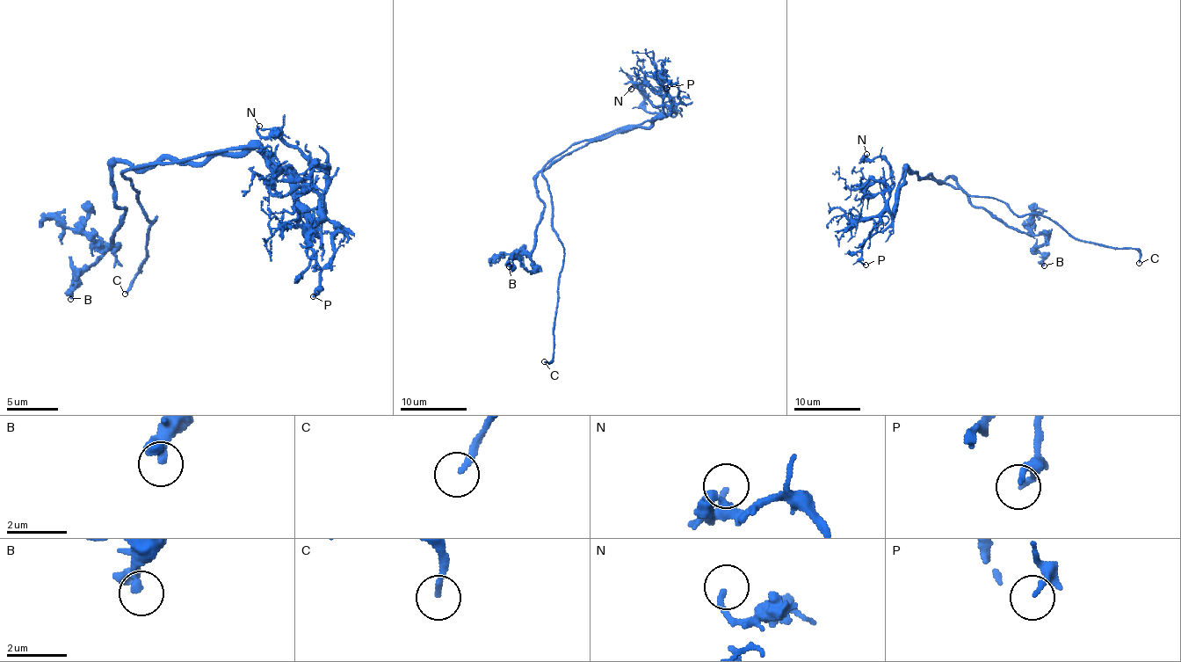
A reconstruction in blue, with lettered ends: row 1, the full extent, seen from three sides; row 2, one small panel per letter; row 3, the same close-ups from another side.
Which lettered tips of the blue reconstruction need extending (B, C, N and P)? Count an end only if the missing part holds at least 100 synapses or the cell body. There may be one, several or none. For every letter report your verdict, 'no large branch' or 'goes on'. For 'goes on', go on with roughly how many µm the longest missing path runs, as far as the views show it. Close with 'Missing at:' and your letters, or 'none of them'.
B: no large branch
C: goes on; missing 25 µm
N: no large branch
P: no large branch
Missing at: C

